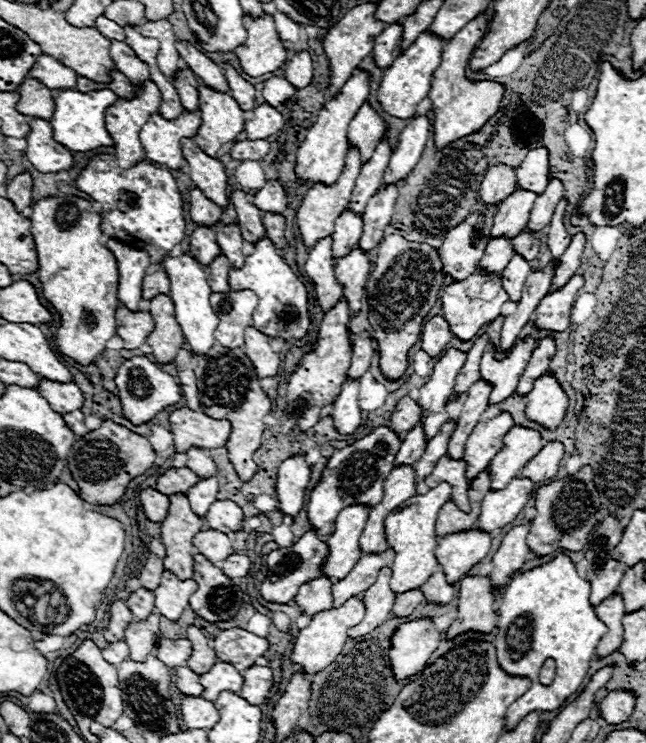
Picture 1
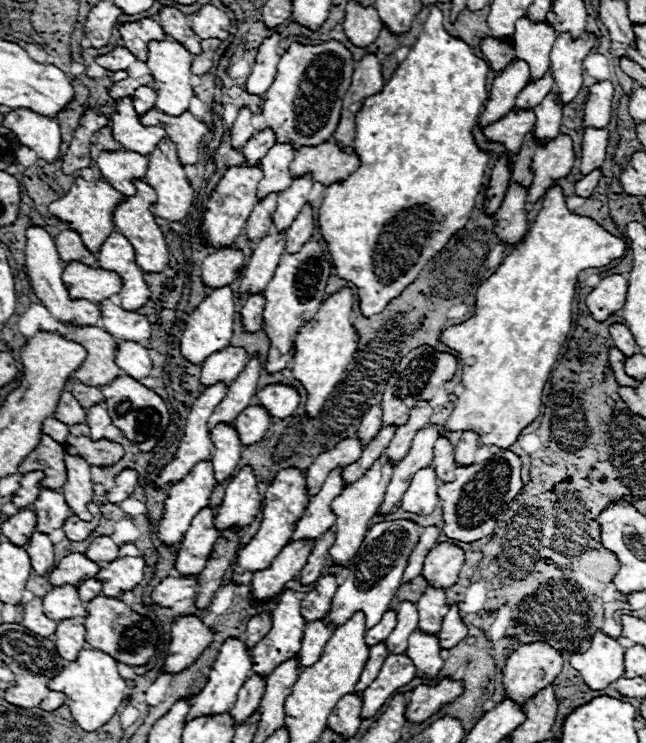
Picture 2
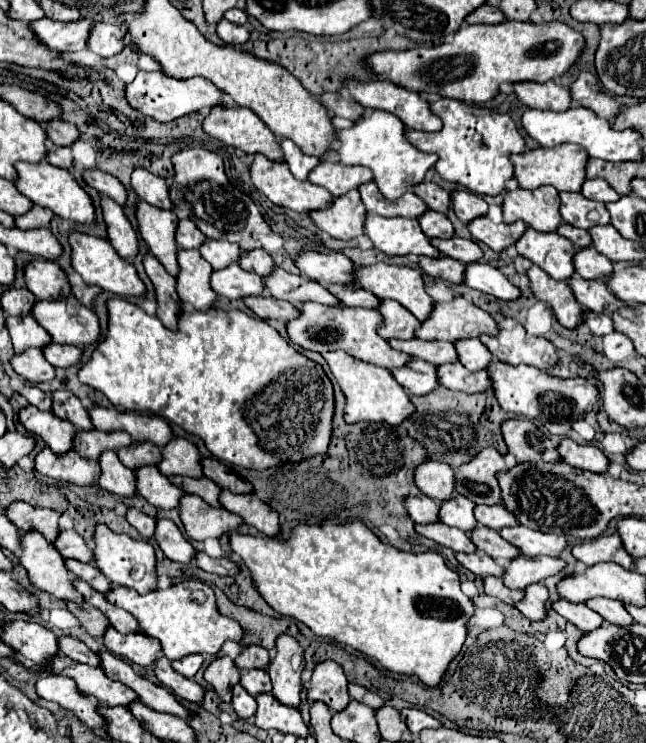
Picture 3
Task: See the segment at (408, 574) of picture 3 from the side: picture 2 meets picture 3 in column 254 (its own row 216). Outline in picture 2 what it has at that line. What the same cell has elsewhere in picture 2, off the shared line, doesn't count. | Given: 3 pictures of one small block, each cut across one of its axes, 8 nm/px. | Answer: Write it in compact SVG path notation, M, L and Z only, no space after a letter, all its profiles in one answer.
M552 186L546 196L544 196L544 202L542 202L542 210L538 212L536 220L530 224L526 236L522 238L522 242L516 246L514 252L510 252L502 264L498 266L498 270L478 288L476 292L476 314L466 320L464 324L458 324L458 326L450 326L442 332L440 340L456 350L458 354L458 360L460 360L460 366L462 366L462 384L464 384L464 392L458 396L458 402L456 402L456 408L452 410L450 418L446 420L446 428L448 430L474 430L476 434L480 434L480 442L482 444L490 444L490 446L498 446L498 448L510 448L516 438L520 436L522 428L526 428L528 424L532 424L536 420L536 416L540 414L540 406L542 406L542 390L544 390L544 384L548 382L550 378L550 372L554 370L554 364L558 360L558 354L560 354L560 348L570 332L570 324L572 324L572 300L574 300L574 294L576 294L576 282L578 282L578 274L586 268L600 268L600 266L606 266L610 264L612 260L616 258L622 258L624 256L624 250L626 250L626 242L612 236L610 232L606 232L598 222L594 222L592 218L588 216L578 216L578 214L572 214L568 208L566 208L566 198L564 198L564 190L560 186Z

